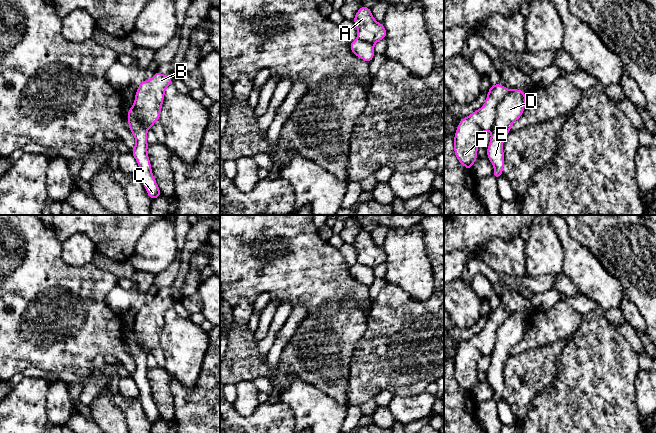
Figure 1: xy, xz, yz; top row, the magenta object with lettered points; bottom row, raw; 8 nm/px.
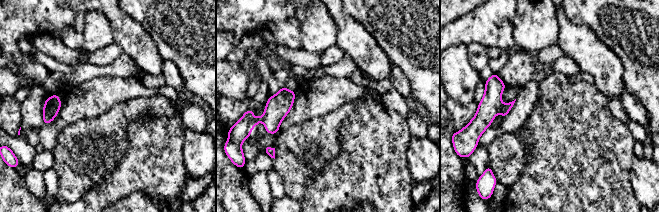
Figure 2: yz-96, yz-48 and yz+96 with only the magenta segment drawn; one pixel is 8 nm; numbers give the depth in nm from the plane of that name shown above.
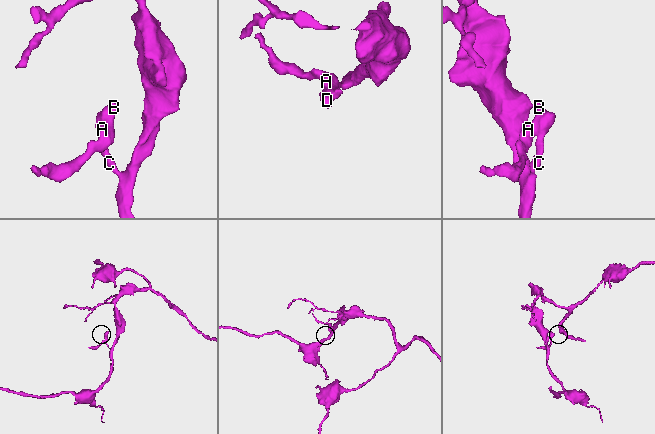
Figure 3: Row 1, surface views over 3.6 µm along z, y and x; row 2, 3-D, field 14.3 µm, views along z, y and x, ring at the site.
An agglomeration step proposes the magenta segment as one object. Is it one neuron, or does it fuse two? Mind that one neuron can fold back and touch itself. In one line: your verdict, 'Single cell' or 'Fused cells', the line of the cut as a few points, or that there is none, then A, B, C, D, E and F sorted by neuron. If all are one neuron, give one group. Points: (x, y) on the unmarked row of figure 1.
Fused cells. Split along yz (509, 314), (497, 329), (496, 341), (490, 354). Groups: A B F / C D E

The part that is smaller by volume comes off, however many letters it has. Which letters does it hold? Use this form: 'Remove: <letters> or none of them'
Remove: A, B, F

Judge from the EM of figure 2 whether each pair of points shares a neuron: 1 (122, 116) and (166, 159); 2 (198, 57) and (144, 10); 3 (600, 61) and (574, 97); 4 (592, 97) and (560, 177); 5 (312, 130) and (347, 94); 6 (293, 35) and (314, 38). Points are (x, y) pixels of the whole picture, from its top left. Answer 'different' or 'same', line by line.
1: different
2: same
3: different
4: same
5: different
6: different

